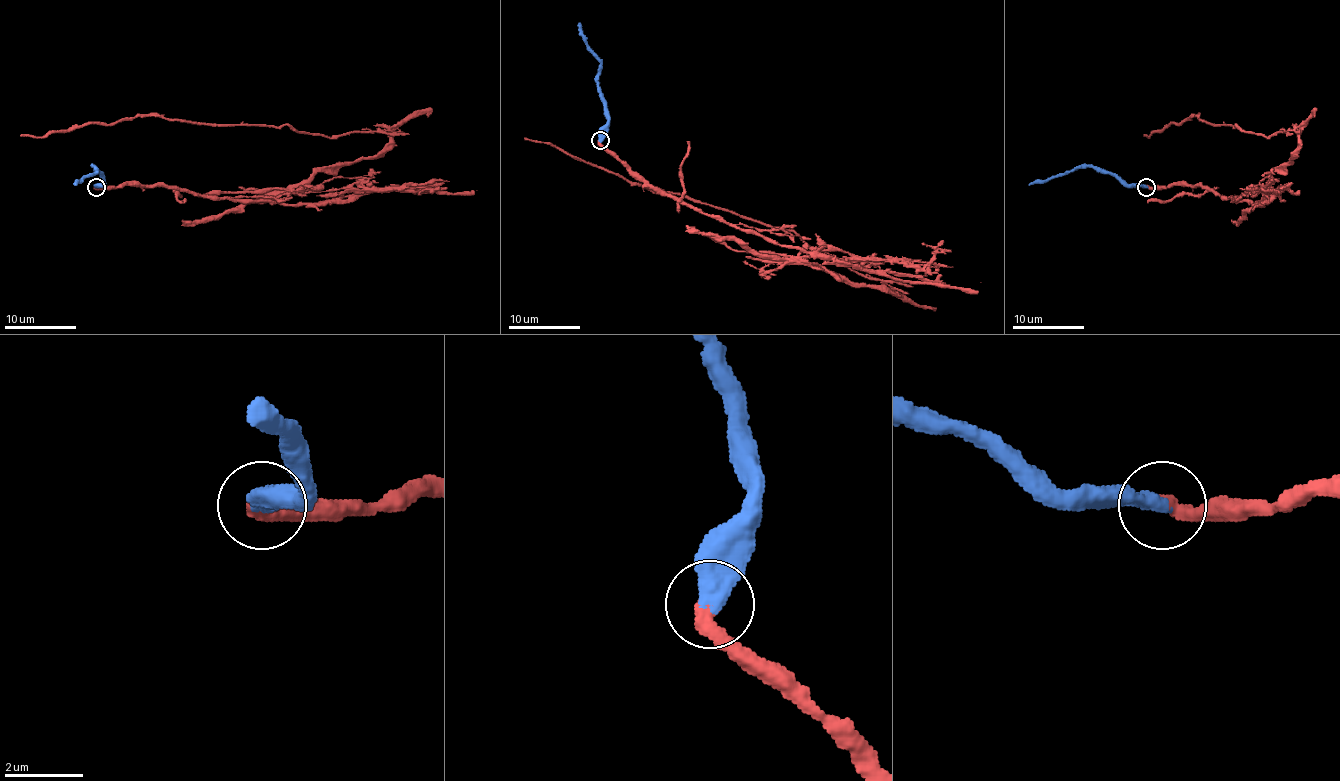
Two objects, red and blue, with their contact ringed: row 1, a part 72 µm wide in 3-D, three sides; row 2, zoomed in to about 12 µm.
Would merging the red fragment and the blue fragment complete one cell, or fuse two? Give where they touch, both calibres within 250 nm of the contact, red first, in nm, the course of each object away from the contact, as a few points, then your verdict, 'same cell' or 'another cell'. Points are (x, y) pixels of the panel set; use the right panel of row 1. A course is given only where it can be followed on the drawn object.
at (1146, 187); 400 nm thick on the red side, 550 nm on the other; red runs (1147, 187), (1200, 185), (1261, 205), (1298, 134), (1266, 137), (1197, 116), (1143, 135); blue runs (1147, 187), (1127, 185), (1088, 166), (1075, 166), (1049, 180), (1036, 180), (1029, 185); another cell

